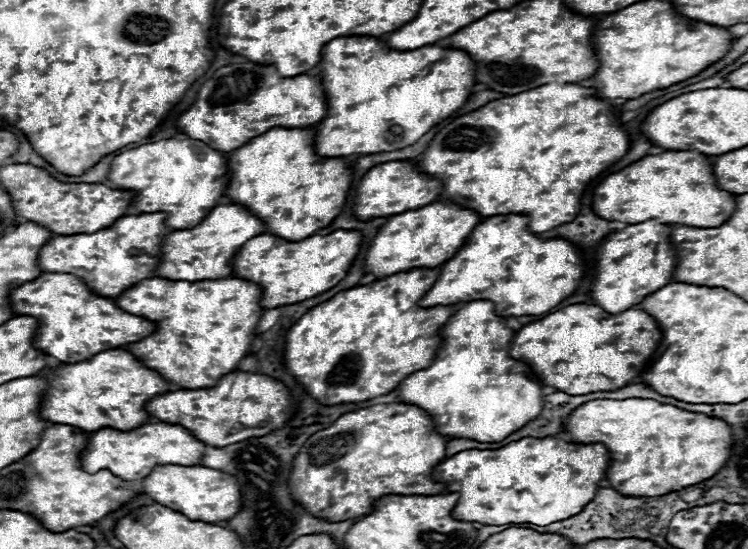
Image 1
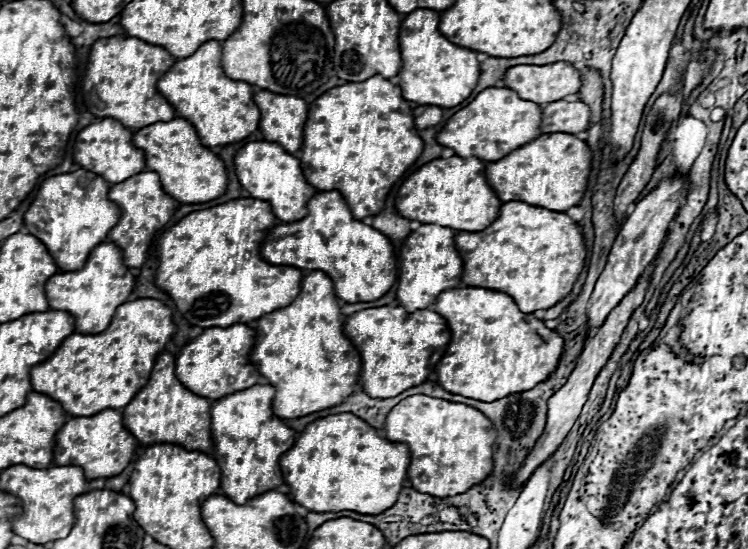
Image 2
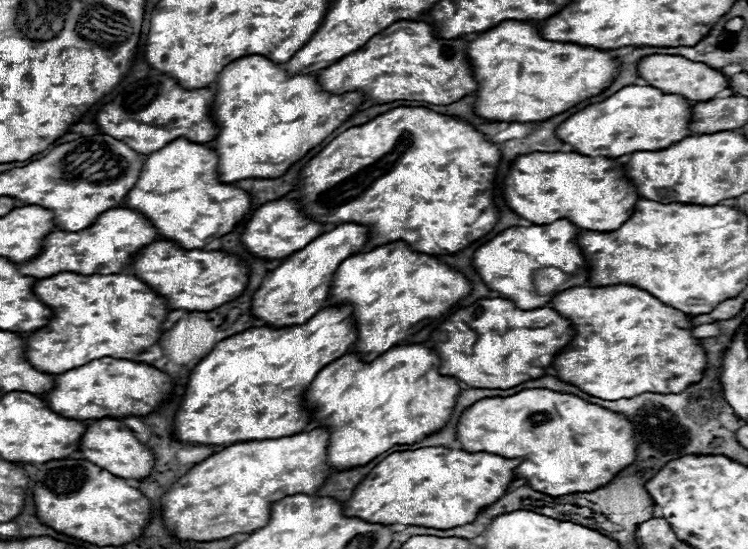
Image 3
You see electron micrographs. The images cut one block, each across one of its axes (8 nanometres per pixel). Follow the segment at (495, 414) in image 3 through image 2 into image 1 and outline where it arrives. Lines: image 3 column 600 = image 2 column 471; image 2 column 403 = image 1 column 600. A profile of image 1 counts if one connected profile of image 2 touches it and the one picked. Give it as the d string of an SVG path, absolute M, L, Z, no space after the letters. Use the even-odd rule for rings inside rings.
M628 398L628 400L592 400L582 404L572 412L566 424L566 432L572 434L574 442L582 444L604 444L610 454L610 468L606 472L606 480L614 490L626 496L664 496L686 486L694 486L718 474L730 454L732 454L732 428L720 420L710 418L706 414L694 414L688 410L680 410L672 404L662 404L656 400Z

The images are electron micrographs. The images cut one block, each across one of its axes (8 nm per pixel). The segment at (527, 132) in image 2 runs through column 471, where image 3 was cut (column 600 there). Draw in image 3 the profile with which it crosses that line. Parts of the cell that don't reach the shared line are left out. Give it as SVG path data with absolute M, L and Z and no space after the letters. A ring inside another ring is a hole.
M626 86L608 100L570 116L558 126L558 138L572 144L584 156L618 158L638 150L666 150L668 146L690 136L692 106L678 94L664 94L652 86Z

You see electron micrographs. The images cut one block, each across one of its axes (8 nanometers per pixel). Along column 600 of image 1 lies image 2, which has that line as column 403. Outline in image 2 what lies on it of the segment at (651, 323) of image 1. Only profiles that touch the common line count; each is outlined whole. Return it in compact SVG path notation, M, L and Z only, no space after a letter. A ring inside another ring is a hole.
M380 306L354 312L344 320L344 334L360 350L360 388L370 398L392 398L426 382L428 374L444 356L450 342L450 330L444 318L440 318L436 312L406 312L400 306Z

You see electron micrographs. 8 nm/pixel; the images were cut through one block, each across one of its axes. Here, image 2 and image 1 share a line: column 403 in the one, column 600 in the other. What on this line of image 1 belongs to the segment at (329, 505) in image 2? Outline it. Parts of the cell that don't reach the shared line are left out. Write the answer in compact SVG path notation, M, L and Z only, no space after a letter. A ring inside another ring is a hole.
M546 436L546 438L522 438L518 442L510 442L498 450L462 450L434 468L432 478L436 482L444 482L448 492L458 492L460 500L454 508L454 518L464 522L480 522L480 524L538 524L546 526L550 522L566 520L584 510L588 502L594 500L600 490L600 482L606 478L606 470L610 466L610 452L606 446L586 446L580 442L566 442L562 438Z

